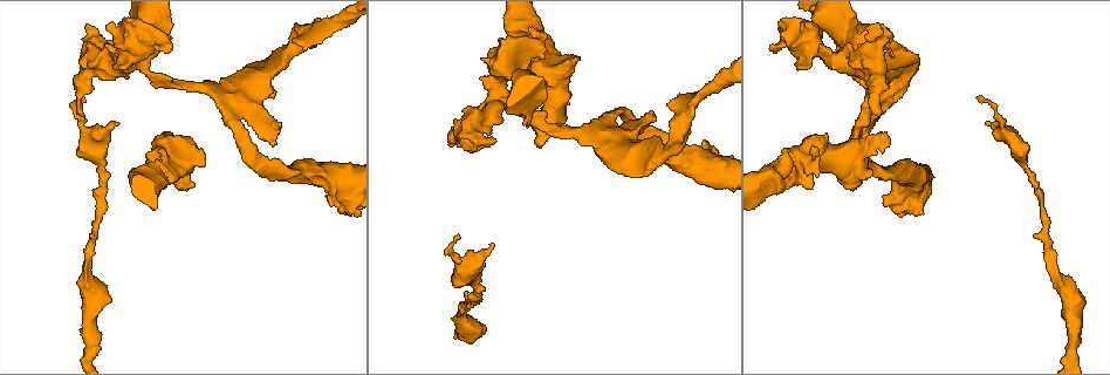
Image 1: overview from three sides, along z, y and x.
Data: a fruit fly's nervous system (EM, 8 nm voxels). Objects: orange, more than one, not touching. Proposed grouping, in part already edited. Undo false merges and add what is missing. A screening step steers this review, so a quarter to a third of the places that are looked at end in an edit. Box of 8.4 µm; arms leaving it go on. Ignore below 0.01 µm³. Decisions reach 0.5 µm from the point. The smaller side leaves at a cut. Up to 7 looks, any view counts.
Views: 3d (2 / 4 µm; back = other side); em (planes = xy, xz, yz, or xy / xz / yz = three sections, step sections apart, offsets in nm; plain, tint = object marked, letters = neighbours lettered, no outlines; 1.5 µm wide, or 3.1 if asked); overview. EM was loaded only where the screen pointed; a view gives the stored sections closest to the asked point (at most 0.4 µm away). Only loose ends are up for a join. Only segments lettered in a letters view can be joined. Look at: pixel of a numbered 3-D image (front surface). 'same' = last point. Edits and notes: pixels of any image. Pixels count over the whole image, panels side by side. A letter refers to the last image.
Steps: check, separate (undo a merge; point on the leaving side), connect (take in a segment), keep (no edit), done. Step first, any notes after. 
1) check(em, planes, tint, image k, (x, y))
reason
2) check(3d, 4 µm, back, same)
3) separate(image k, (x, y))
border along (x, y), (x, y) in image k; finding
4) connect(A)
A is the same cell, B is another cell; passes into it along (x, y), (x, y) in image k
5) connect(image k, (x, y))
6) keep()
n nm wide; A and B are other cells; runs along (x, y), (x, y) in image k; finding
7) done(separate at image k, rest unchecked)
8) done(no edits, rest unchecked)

check(em, xy, step 8, tint, image 1, (914, 67))
stops while still wide

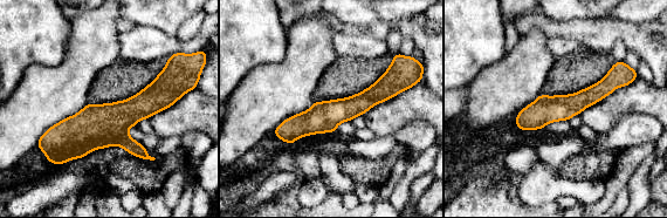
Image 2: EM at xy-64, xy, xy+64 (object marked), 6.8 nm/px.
check(em, planes, letters, same)

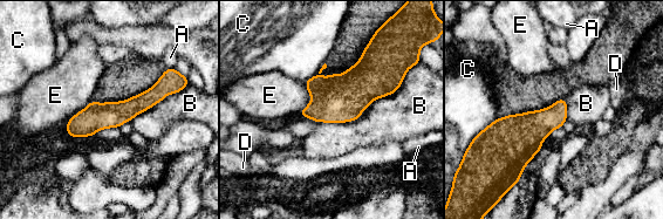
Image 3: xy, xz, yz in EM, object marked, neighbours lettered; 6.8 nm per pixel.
keep()
A, B, C, D and E are other cells; border along (404, 75), (354, 120), (299, 116) in image 3; none of them fits

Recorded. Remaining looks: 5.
check(3d, 4 µm, image 1, (273, 145))
branch stops here

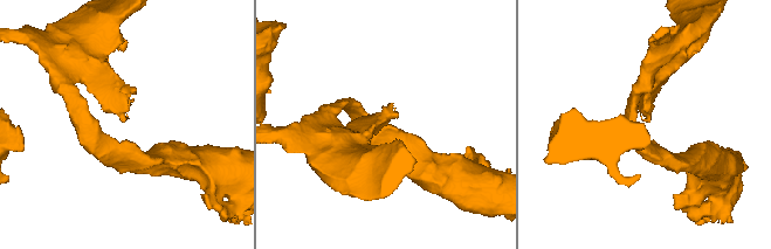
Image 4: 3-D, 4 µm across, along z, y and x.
check(em, planes, letters, image 4, (388, 114))
now the EM

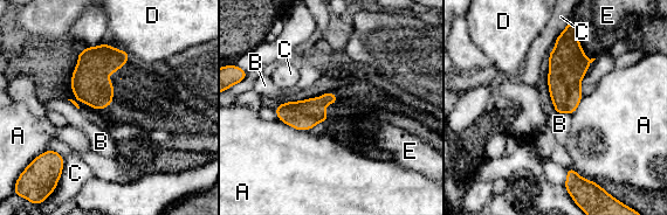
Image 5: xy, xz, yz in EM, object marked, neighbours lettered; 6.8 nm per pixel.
keep()
A touches over 240 nm; A, B, C, D and E are other cells; none of them fits

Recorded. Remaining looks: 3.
check(em, xy, step 4, tint, image 1, (142, 66))
thick turns thin

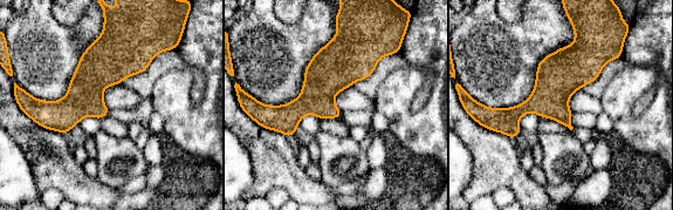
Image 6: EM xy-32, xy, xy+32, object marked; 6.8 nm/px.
check(em, xy, step 4, letters, same)
see the neighbours

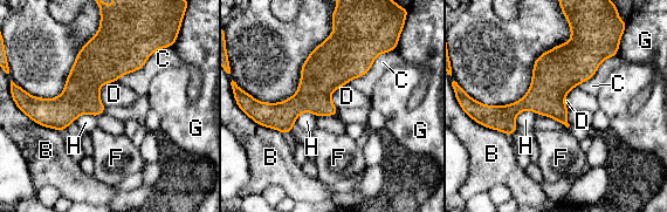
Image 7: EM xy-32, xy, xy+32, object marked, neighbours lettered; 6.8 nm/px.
keep()
120 nm wide; C touches over 400 nm; B, C, D, F, G and H are other cells; continuous, no second neuron

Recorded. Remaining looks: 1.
done(no edits, rest unchecked)

